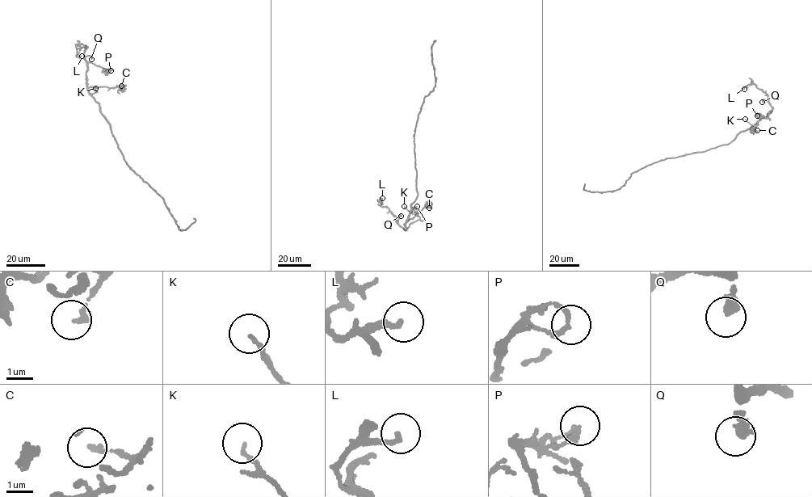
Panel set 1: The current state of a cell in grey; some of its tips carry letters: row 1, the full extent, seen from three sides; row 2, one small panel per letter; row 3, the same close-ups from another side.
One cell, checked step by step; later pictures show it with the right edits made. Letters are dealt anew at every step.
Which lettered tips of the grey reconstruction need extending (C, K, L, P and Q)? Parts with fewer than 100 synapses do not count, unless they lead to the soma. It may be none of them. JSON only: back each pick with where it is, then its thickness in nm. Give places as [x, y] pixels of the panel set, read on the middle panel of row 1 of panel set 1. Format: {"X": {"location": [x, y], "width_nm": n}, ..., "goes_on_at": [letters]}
{"goes_on_at": []}

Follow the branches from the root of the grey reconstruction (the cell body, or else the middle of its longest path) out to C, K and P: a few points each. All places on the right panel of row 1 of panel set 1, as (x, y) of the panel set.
C: (699, 152), (728, 144), (738, 133), (758, 121), (751, 128), (753, 132), (757, 130)
K: (699, 152), (731, 142), (738, 133), (752, 126), (745, 119)
P: (699, 152), (728, 144), (772, 108), (767, 118), (757, 115)

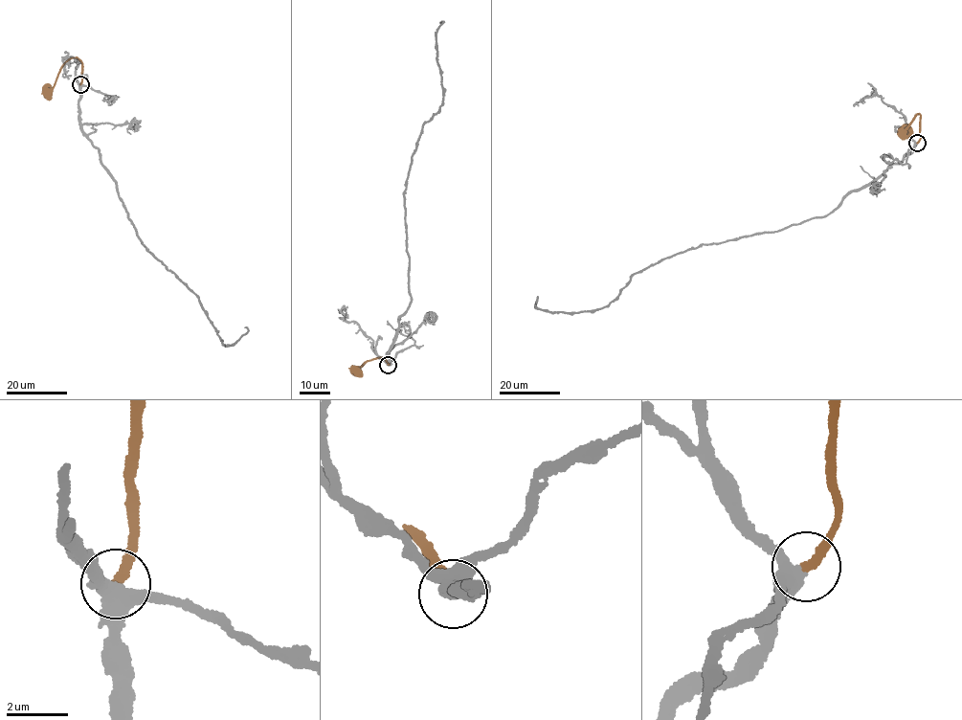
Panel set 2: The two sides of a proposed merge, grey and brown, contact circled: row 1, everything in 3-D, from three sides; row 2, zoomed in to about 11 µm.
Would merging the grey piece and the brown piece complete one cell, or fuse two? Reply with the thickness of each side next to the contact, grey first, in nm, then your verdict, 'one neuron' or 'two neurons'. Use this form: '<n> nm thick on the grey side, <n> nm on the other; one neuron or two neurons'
400 nm thick on the grey side, 280 nm on the other; one neuron

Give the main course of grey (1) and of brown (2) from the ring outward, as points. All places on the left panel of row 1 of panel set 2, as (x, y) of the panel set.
1: (80, 84), (83, 130), (100, 152), (143, 244), (198, 299), (225, 346), (246, 332), (244, 326)
2: (80, 83), (81, 62), (77, 57), (68, 58), (61, 67), (51, 93), (49, 85)

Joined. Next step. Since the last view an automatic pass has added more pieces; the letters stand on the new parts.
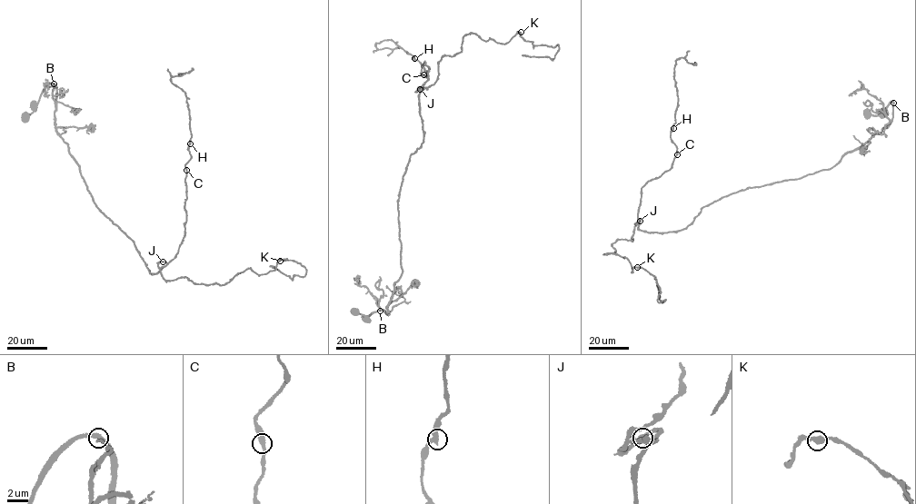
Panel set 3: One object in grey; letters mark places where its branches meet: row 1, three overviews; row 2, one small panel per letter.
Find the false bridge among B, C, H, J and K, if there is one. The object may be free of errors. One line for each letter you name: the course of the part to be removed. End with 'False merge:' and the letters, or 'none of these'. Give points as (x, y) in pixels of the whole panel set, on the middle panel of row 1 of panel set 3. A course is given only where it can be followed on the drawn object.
B: foreign part runs (380, 311), (368, 316), (353, 313), (352, 311)
False merge: B

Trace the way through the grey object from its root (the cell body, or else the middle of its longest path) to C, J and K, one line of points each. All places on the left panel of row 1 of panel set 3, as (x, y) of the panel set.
C: (34, 105), (55, 85), (58, 133), (96, 206), (152, 274), (184, 237), (186, 170)
J: (34, 105), (47, 85), (55, 85), (57, 131), (93, 200), (133, 242), (152, 274), (165, 265), (164, 261)
K: (34, 105), (55, 85), (58, 133), (152, 274), (164, 261), (165, 281), (220, 285), (280, 261)

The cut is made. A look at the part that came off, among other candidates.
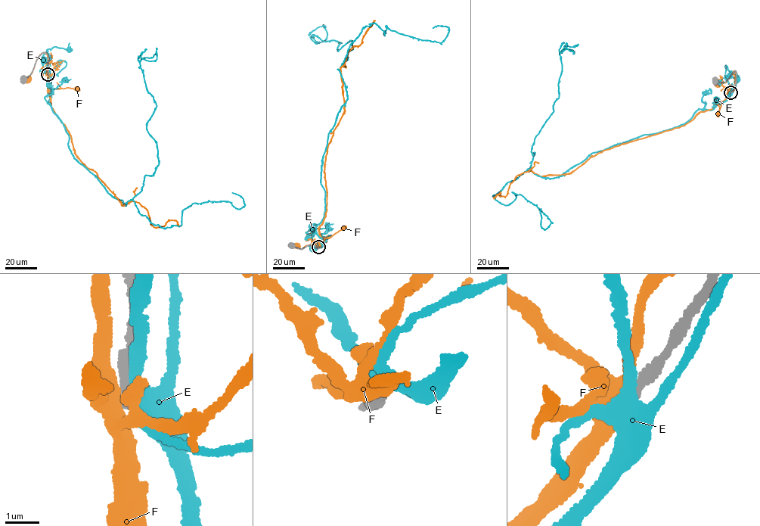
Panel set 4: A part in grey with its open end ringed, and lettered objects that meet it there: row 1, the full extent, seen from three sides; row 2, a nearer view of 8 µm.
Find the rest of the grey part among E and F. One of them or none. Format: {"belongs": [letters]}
{"belongs": []}

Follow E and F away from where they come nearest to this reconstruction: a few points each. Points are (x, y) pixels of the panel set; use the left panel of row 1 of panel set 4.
E: (48, 73), (49, 56), (44, 54), (44, 60)
F: (48, 73), (48, 55), (41, 53), (27, 80)

